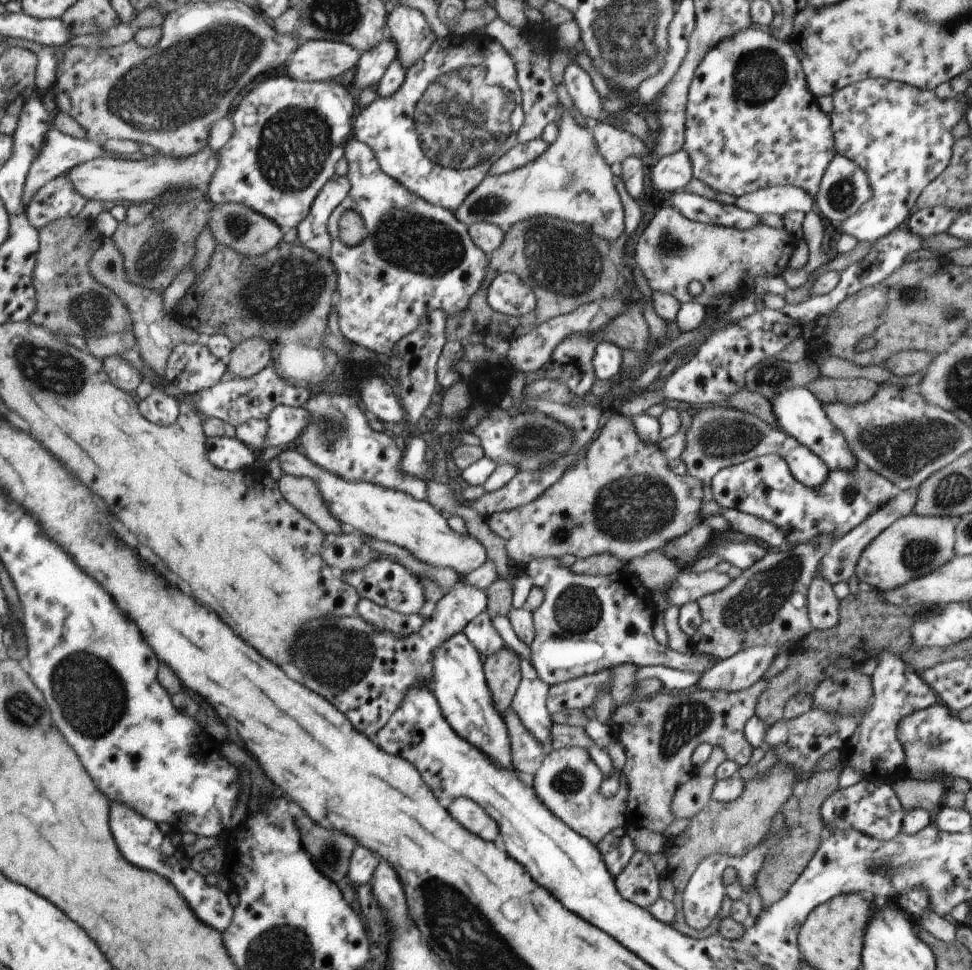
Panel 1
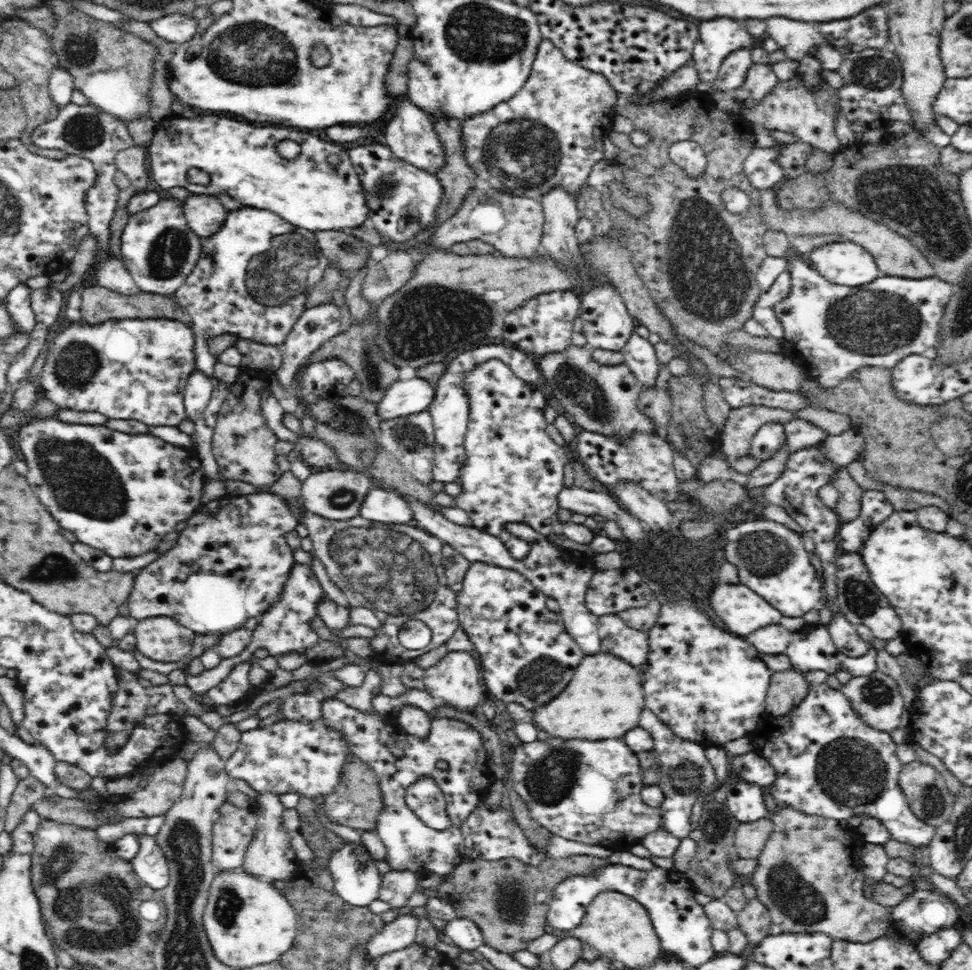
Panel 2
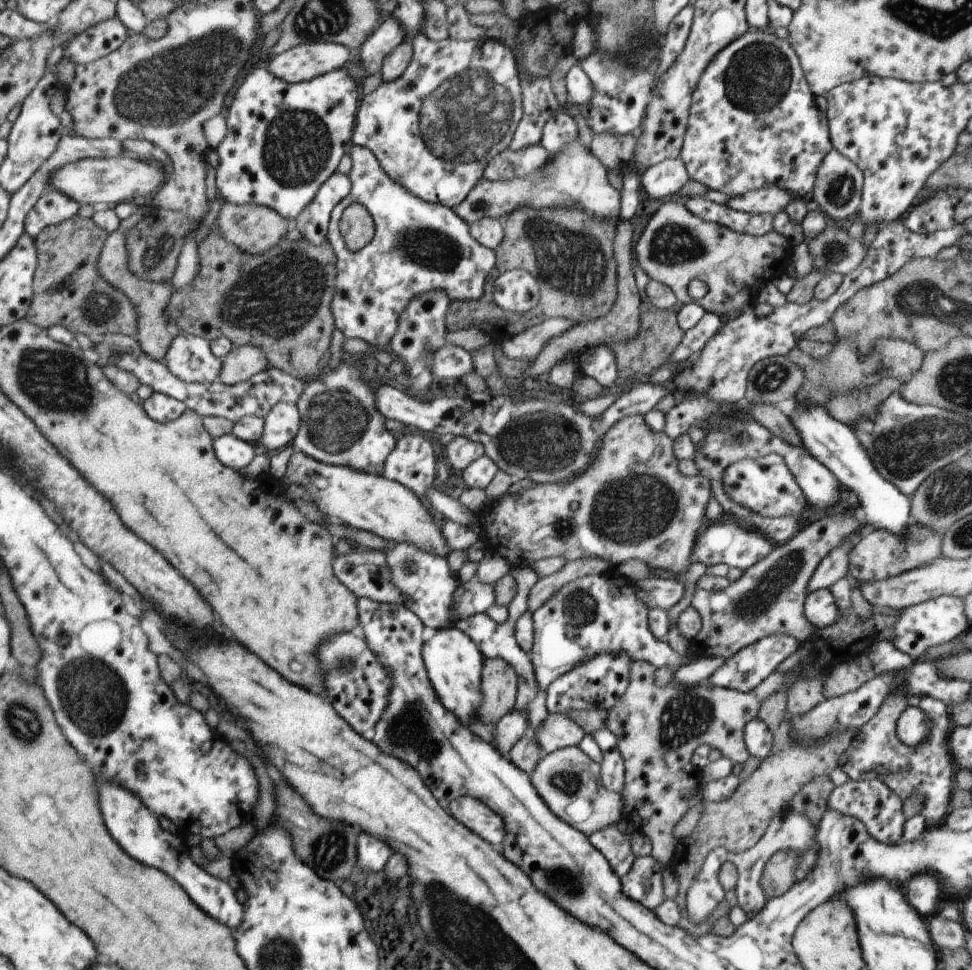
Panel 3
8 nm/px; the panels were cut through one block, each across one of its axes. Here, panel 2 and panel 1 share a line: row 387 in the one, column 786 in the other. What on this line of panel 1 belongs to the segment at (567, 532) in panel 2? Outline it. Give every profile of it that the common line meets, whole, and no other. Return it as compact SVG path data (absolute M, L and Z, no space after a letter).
M775 453L761 455L741 462L741 464L722 468L713 476L710 488L710 495L721 508L740 510L766 520L769 524L774 524L775 528L781 530L781 534L785 537L786 546L803 544L819 534L829 536L833 540L841 538L861 524L867 516L879 511L897 492L898 488L891 484L890 480L875 474L873 470L869 470L861 463L857 463L856 468L853 468L851 472L849 470L828 470L825 482L819 488L805 488L803 484L795 480L786 461Z

